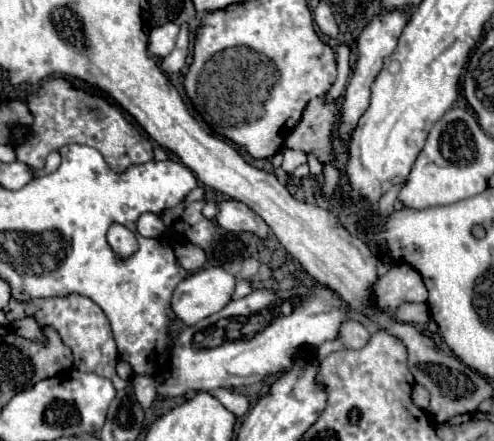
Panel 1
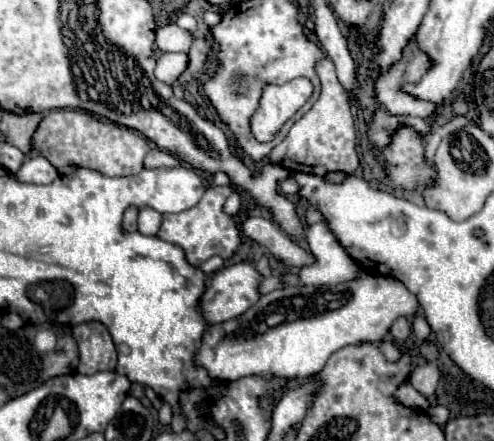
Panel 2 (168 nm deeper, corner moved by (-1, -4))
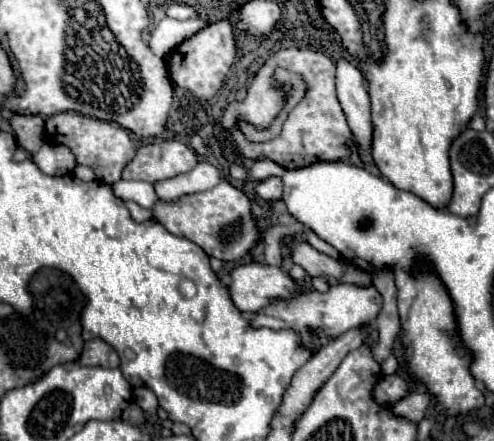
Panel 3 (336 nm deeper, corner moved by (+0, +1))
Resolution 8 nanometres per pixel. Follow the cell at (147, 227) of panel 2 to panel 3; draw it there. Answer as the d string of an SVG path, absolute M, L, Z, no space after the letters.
M117 181L111 185L113 187L113 193L119 197L119 199L125 199L125 201L135 201L137 205L145 207L145 209L151 209L157 201L157 193L153 189L151 183L145 183L145 181Z

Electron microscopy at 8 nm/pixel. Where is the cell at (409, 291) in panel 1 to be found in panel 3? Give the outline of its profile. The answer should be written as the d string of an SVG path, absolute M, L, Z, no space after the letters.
M337 285L331 287L327 293L319 291L305 291L295 299L285 299L271 303L269 307L261 309L253 315L253 327L271 327L271 329L285 329L291 327L303 335L303 343L307 347L321 347L327 341L343 335L351 327L359 327L361 323L375 321L381 309L381 295L375 287L357 287L357 285Z

